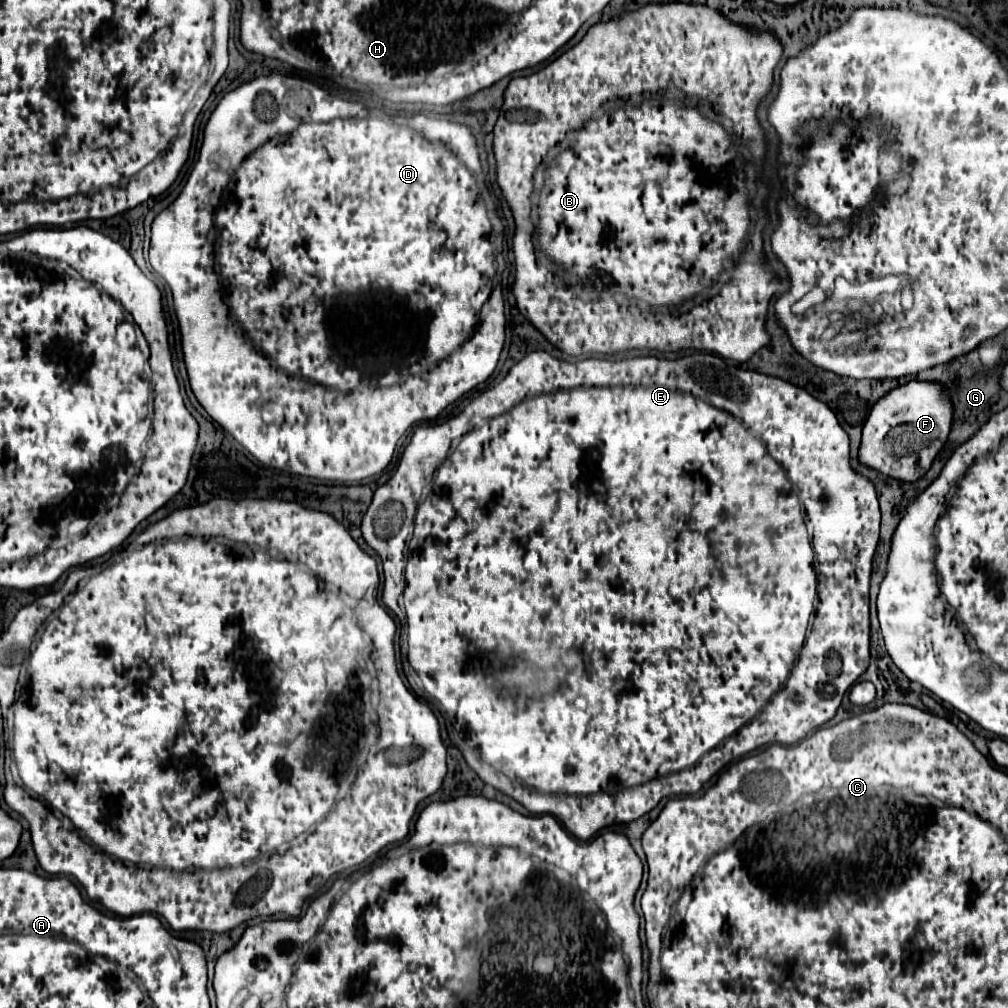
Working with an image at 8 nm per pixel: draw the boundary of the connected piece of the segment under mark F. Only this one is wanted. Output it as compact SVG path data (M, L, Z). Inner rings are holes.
M910 381L900 385L872 407L862 429L860 461L884 475L902 481L916 481L930 469L936 453L946 443L950 421L950 397L938 383ZM886 435L890 435L890 439L886 439Z

